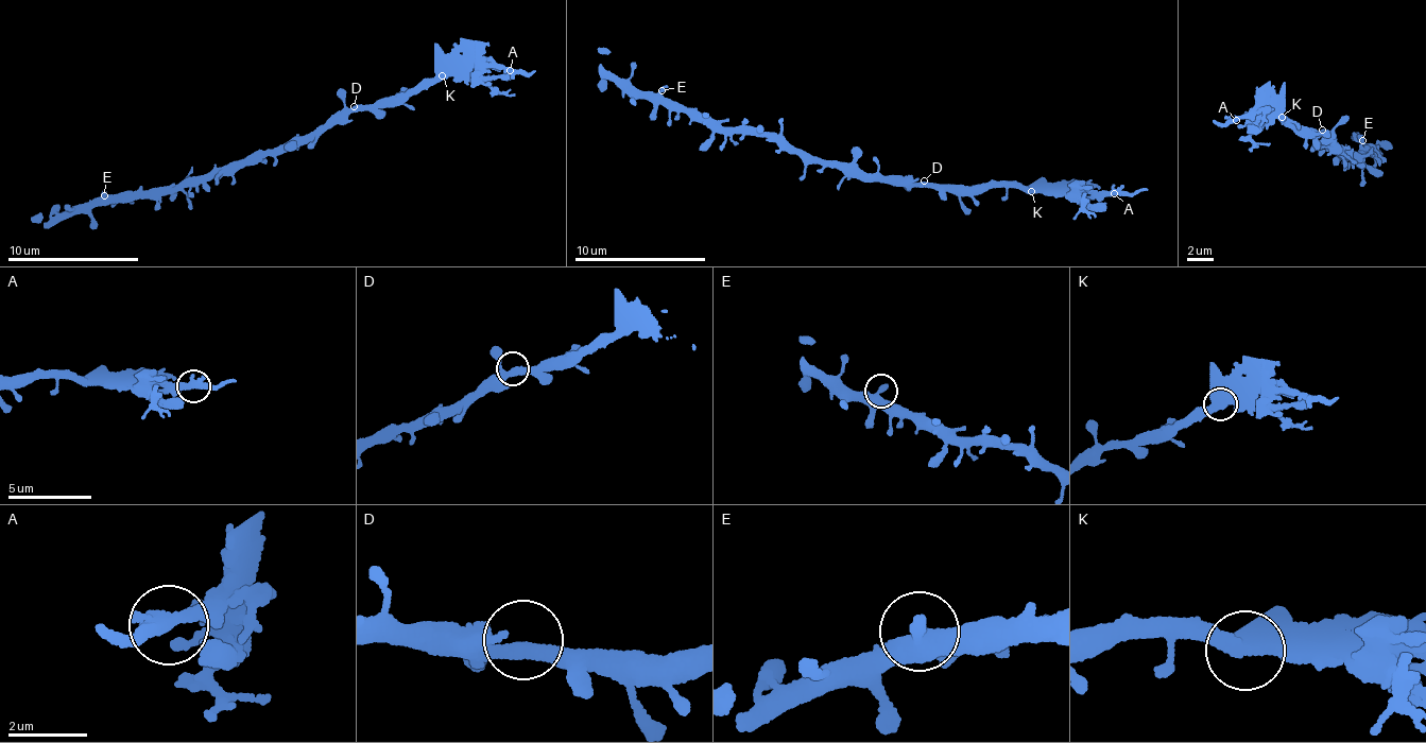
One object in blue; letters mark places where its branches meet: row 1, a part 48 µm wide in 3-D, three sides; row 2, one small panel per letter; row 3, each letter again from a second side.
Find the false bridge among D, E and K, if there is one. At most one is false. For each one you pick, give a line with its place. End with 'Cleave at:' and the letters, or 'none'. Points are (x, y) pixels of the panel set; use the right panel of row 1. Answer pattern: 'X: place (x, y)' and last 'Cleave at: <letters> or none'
K: place (1282, 117)
Cleave at: K

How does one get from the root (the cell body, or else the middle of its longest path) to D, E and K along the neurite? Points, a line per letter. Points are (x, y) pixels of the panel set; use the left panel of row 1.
D: (296, 136), (313, 140), (354, 106)
E: (296, 136), (270, 152), (261, 150), (202, 176), (185, 178), (176, 186), (126, 190), (113, 197), (104, 195)
K: (296, 136), (313, 140), (351, 111), (398, 105), (442, 74)

